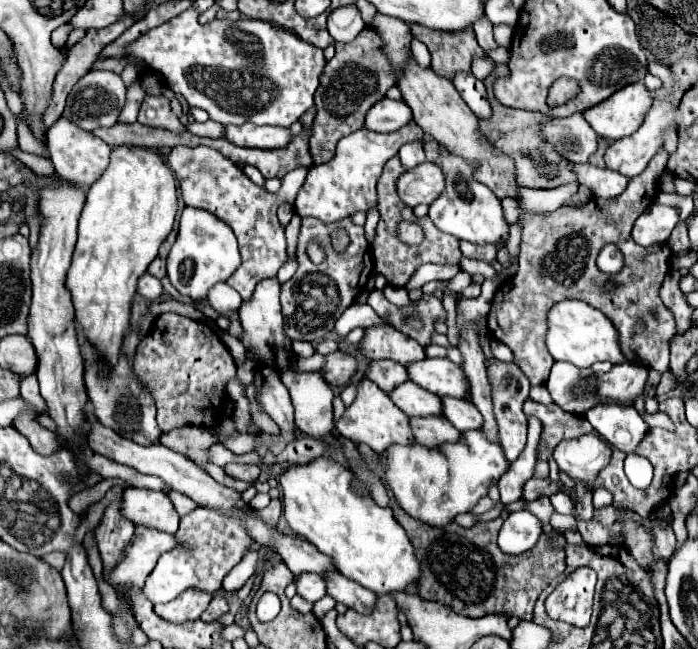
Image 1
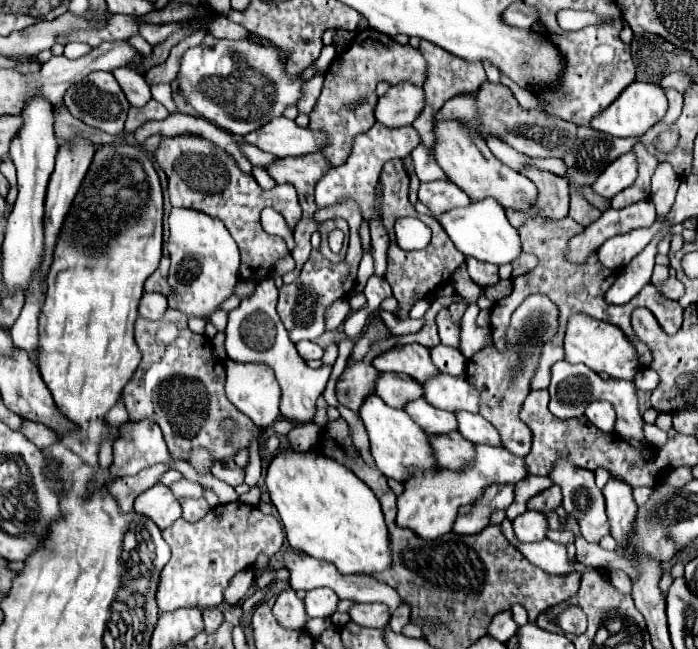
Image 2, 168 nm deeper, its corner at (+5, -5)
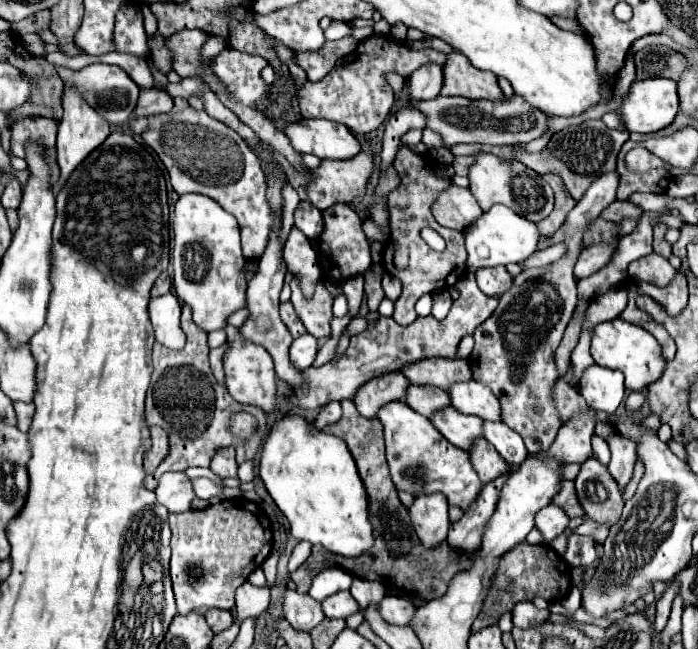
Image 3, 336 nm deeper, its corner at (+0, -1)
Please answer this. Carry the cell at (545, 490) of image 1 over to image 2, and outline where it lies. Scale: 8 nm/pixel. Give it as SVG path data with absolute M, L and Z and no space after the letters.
M552 485L550 489L538 493L536 497L532 497L528 501L528 509L540 511L540 513L556 511L556 507L560 507L560 505L562 505L562 493L560 493L560 487L558 485Z

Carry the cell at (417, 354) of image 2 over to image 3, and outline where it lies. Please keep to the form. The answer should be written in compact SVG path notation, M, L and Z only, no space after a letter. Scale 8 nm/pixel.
M423 359L409 363L401 373L415 385L433 385L439 389L449 389L455 381L469 381L471 369L463 359Z

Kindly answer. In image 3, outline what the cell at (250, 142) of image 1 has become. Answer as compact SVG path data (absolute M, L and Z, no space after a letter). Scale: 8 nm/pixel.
M327 119L287 121L281 131L299 153L311 153L319 159L349 159L361 151L357 137L341 123Z

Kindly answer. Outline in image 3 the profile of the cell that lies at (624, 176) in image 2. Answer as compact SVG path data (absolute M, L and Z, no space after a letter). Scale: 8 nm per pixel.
M609 171L591 183L583 199L571 209L565 221L567 237L563 243L569 245L569 255L553 263L551 273L539 279L541 283L537 283L537 279L527 279L521 289L511 289L499 297L499 307L495 313L473 333L475 347L467 359L473 379L485 383L499 397L501 419L523 437L531 455L547 451L561 427L559 415L551 401L551 383L557 379L553 353L559 347L563 331L577 305L577 281L573 277L573 265L579 255L583 229L615 201L617 187L617 171Z

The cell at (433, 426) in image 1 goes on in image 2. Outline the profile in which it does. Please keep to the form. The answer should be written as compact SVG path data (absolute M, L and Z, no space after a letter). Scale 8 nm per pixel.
M458 431L448 435L436 435L430 437L432 447L436 451L438 465L452 471L462 471L468 467L476 457L476 445L468 439L464 439Z

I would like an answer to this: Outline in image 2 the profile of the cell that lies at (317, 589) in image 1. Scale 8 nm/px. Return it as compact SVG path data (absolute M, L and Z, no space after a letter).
M312 589L304 603L306 603L306 613L310 617L322 617L322 619L328 619L336 613L336 607L338 607L338 595L334 595L332 589Z

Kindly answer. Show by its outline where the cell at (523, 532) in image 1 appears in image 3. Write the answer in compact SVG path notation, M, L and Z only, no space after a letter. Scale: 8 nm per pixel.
M547 505L535 515L535 527L541 531L545 545L549 545L557 535L561 535L567 523L569 523L569 517L557 505Z

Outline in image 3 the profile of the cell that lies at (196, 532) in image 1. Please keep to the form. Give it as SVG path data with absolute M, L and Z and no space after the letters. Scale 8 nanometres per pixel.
M243 497L225 499L201 511L169 515L171 537L171 579L179 615L205 609L233 609L235 589L263 565L271 553L273 533L265 511Z

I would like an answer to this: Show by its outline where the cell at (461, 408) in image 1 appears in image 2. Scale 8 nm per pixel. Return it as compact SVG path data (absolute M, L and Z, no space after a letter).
M456 413L458 419L458 431L470 439L476 445L492 445L492 447L502 447L500 435L492 423L488 423L484 417L478 413Z

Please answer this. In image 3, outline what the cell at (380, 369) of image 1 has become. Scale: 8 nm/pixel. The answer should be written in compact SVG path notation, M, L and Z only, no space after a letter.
M413 383L407 387L407 395L403 399L405 405L409 405L413 411L429 417L433 411L447 407L449 395L443 389L437 387L415 387Z

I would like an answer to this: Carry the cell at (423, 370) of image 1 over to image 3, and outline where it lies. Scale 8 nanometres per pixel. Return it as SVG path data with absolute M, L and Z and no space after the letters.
M473 379L467 383L453 383L453 387L449 387L447 393L451 397L451 405L461 413L477 415L481 419L491 421L501 419L499 401L483 383L477 383Z

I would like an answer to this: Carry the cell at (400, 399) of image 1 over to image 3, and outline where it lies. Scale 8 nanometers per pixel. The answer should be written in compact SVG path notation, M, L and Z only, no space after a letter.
M443 407L441 411L435 411L429 421L433 427L455 447L459 449L469 449L475 439L481 437L481 417L475 415L465 415L459 413L453 407Z

